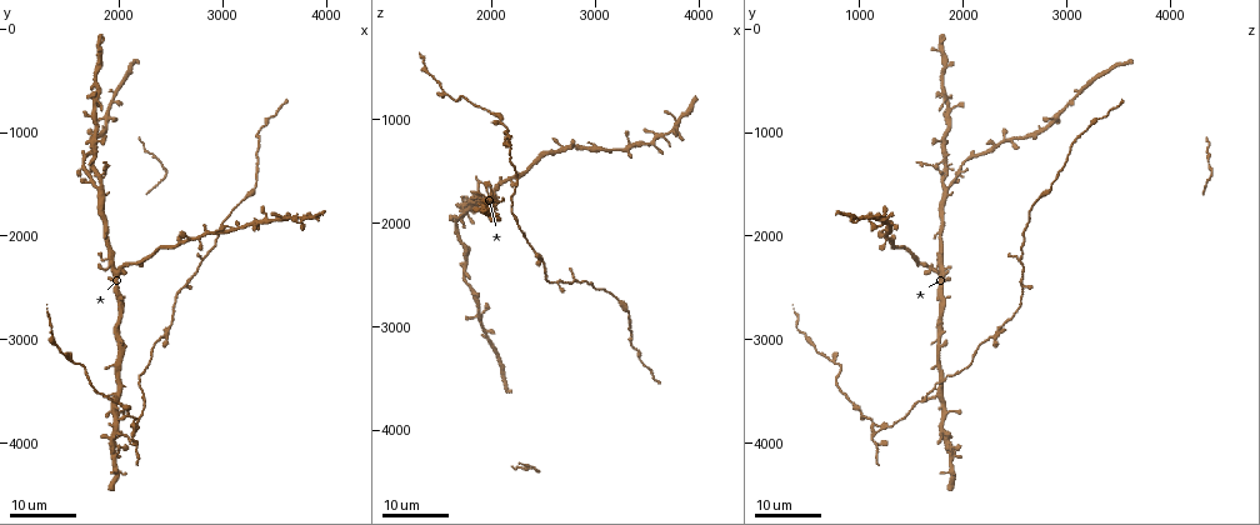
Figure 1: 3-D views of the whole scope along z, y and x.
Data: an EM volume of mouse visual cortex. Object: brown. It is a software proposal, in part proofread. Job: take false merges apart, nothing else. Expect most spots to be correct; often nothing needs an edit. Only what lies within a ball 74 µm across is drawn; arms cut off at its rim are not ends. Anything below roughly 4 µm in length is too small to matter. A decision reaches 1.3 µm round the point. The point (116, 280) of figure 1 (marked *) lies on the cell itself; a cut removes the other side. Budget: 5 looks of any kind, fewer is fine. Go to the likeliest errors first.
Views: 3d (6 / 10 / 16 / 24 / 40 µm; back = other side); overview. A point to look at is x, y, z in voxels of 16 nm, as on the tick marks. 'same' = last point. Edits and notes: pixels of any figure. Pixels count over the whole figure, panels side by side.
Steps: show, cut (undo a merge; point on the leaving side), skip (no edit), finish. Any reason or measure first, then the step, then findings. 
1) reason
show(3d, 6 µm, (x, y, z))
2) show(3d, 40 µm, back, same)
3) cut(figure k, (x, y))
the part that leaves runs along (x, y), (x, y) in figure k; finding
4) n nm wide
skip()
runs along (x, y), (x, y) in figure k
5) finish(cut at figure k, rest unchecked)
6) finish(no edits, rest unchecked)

three arms meet
show(3d, 16 µm, (2140, 3800, 1140))

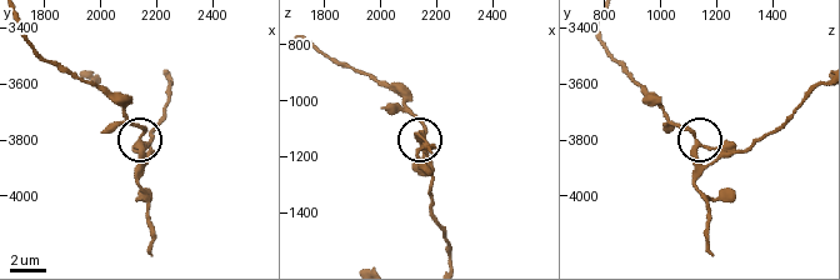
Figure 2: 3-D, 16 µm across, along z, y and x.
show(3d, 6 µm, (2130, 3820, 1130))

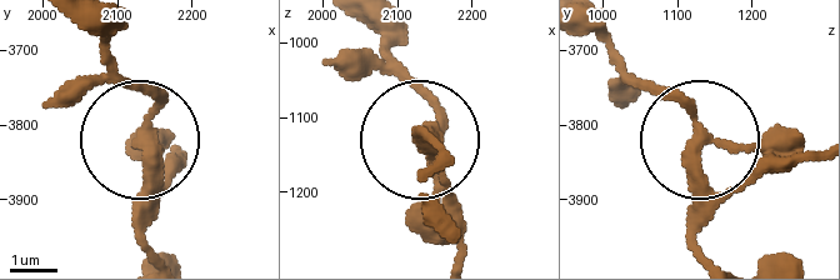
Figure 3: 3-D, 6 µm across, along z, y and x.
skip()
one cell here

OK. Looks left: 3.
two arms at a narrow angle
show(3d, 24 µm, (1820, 1400, 1780))

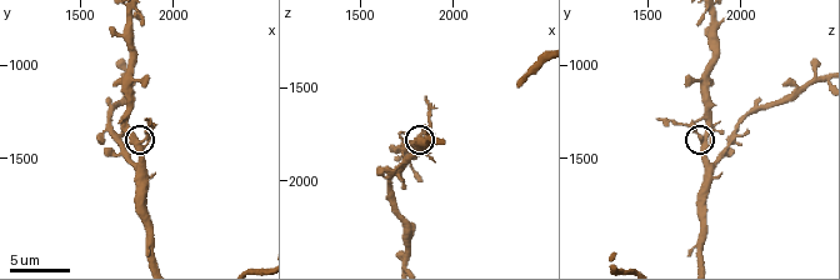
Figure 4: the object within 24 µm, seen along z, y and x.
closer look
show(3d, 6 µm, (1860, 1400, 1800))

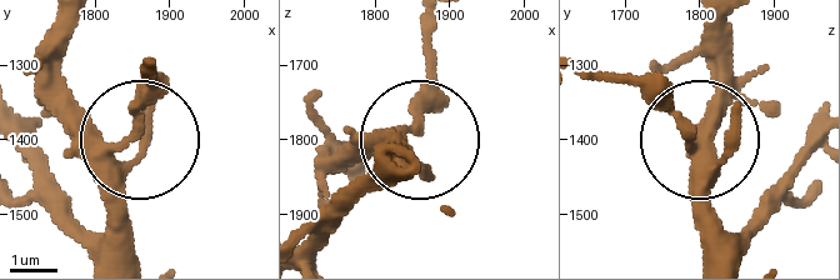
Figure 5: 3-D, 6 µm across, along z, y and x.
cut(figure 5, (149, 90))
the part that leaves runs along (683, 136), (626, 85), (590, 78) in figure 5; a second cell is stuck on

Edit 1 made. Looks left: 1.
finish(cut at figure 5, rest unchecked)

